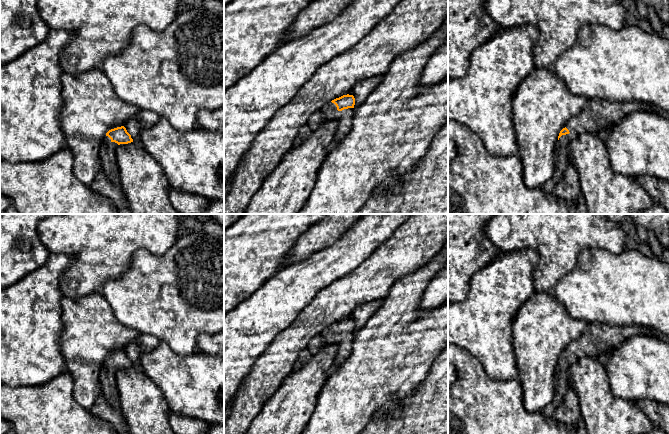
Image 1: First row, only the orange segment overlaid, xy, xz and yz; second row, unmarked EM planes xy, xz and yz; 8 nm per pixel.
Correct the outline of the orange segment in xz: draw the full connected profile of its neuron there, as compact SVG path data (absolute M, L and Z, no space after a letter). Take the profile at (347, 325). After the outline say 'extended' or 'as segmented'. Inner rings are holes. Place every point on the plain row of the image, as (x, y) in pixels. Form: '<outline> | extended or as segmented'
M347 318L332 324L322 332L322 335L327 339L337 335L340 336L338 340L338 352L334 361L334 368L341 366L345 359L350 355L356 336L354 329L354 320Z | extended

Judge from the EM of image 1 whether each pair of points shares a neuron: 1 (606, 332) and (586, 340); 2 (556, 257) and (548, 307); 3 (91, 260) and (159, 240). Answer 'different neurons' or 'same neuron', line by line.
1: same neuron
2: different neurons
3: same neuron

